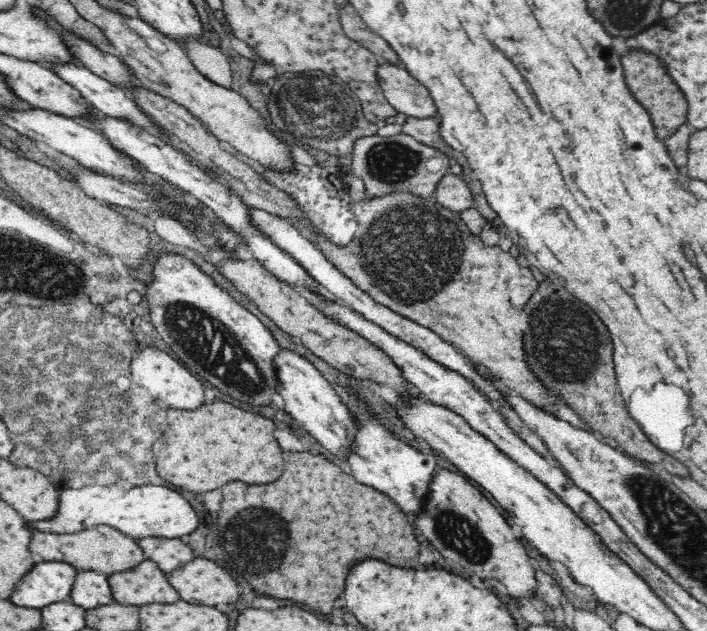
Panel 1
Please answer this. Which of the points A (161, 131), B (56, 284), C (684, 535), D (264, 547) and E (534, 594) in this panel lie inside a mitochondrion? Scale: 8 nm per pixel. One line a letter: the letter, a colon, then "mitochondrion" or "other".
A: other
B: mitochondrion
C: mitochondrion
D: mitochondrion
E: other

